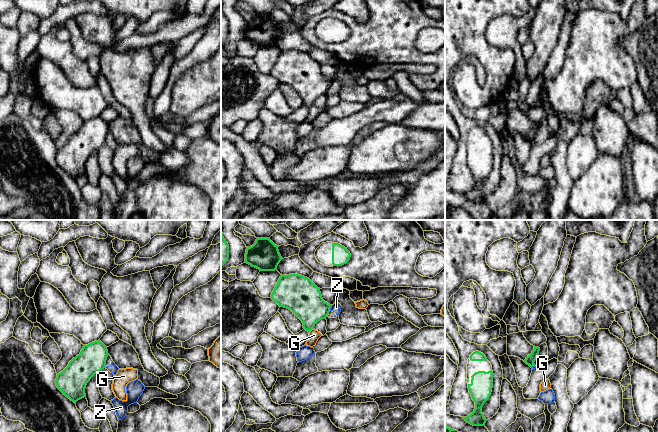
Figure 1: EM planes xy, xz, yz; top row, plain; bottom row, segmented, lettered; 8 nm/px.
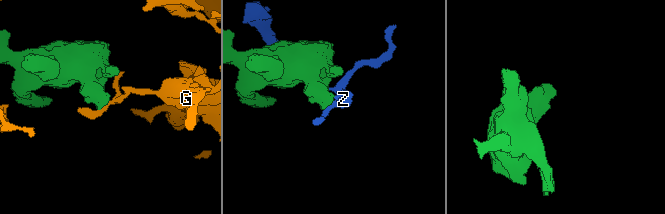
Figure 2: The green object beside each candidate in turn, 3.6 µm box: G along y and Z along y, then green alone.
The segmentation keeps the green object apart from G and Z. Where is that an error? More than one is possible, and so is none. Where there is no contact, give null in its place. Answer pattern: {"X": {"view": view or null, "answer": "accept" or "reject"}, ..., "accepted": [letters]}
{"G": {"view": "xz", "answer": "reject"}, "Z": {"view": "xz", "answer": "reject"}, "accepted": []}

